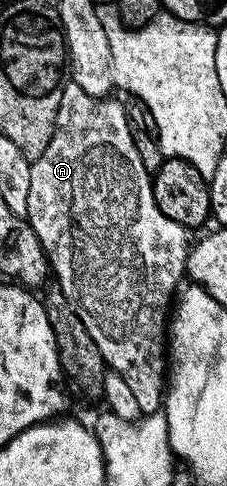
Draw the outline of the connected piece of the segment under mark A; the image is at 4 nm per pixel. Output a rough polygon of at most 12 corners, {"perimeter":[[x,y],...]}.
{"perimeter":[[63,85],[25,217],[143,415],[187,227],[125,105]]}

